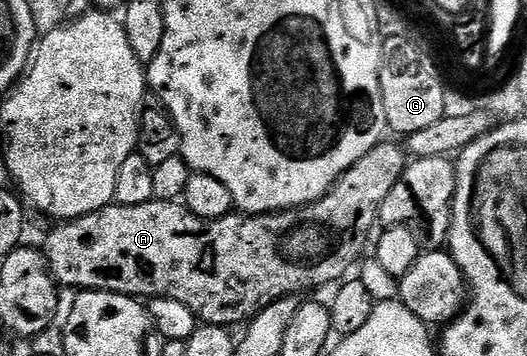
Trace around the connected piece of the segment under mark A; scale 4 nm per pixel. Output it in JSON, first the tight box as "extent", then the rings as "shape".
{"extent":[46,141,408,328],"shape":[[[390,141],[378,142],[372,152],[360,156],[323,198],[291,210],[268,214],[231,212],[223,218],[201,218],[181,201],[155,200],[135,206],[111,204],[79,218],[59,221],[55,225],[58,227],[46,238],[46,263],[50,265],[55,282],[63,287],[175,298],[186,302],[203,323],[227,328],[233,327],[233,322],[245,323],[268,304],[279,302],[290,294],[301,295],[302,290],[337,283],[349,275],[346,273],[350,265],[361,256],[370,238],[370,229],[379,221],[384,200],[394,185],[403,181],[408,154],[399,143],[398,147]]]}

